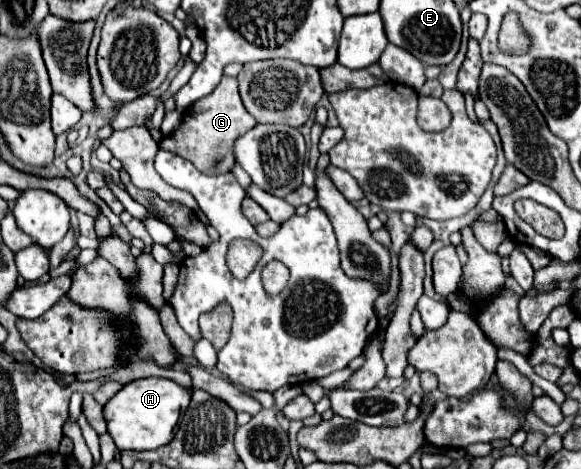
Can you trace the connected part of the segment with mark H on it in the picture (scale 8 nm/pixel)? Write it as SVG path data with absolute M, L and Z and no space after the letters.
M145 377L131 381L105 405L109 435L113 437L119 451L125 451L127 447L135 447L135 445L163 447L175 437L175 425L179 421L181 409L185 413L189 401L191 401L191 389L181 387L171 379Z

